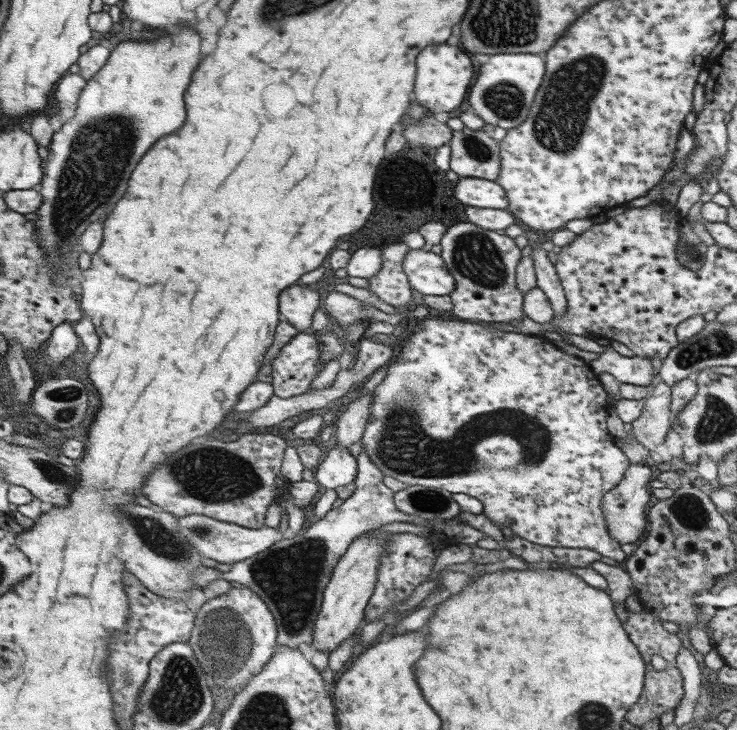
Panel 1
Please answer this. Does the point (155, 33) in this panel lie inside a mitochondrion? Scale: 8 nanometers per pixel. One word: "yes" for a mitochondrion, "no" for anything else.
no

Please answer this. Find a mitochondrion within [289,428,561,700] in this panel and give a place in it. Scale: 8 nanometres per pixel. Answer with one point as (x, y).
(429, 501)

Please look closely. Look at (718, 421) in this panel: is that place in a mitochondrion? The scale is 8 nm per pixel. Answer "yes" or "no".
yes

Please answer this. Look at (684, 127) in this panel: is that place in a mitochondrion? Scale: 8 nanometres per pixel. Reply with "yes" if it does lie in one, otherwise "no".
no

